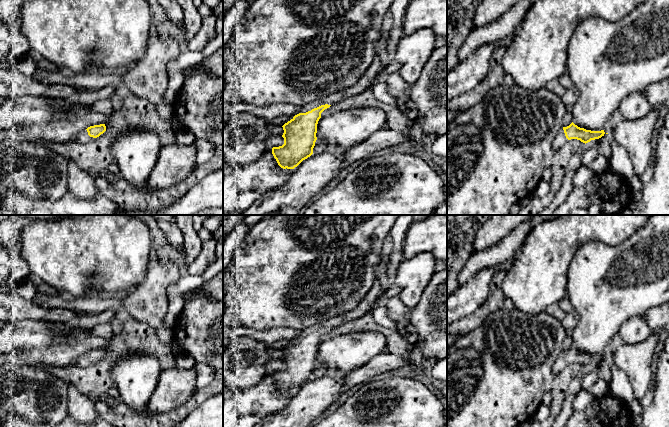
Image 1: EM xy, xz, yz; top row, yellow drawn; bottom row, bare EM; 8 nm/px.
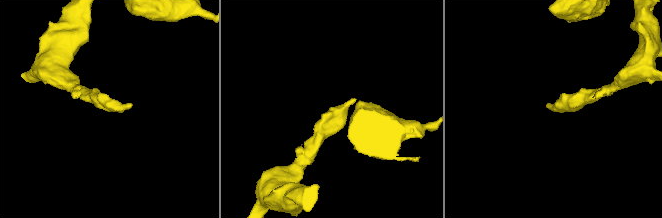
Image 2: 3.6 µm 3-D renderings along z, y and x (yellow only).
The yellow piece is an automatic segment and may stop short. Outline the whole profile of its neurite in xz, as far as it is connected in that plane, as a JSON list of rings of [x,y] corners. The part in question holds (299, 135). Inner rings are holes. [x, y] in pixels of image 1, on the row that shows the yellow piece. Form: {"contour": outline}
{"contour": [[[376,55],[370,67],[353,86],[304,105],[299,114],[282,126],[284,144],[272,148],[272,154],[278,165],[283,169],[294,169],[310,157],[317,140],[317,124],[321,113],[336,102],[371,89],[385,67],[386,65]]]}

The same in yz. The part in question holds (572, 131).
{"contour": [[[573,122],[567,126],[563,127],[555,137],[553,141],[553,149],[558,151],[567,140],[577,139],[583,143],[588,143],[591,140],[599,139],[604,136],[604,130],[601,131],[591,131],[584,128],[580,128]]]}

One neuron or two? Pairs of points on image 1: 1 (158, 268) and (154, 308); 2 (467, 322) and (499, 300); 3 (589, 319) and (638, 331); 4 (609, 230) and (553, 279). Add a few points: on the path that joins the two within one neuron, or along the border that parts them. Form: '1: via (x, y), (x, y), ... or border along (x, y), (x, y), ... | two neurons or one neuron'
1: via (158, 278), (154, 286), (154, 298) | one neuron
2: via (475, 319), (491, 304) | one neuron
3: border along (641, 314), (628, 318), (616, 334) | two neurons
4: via (590, 230), (583, 230), (553, 260) | one neuron

